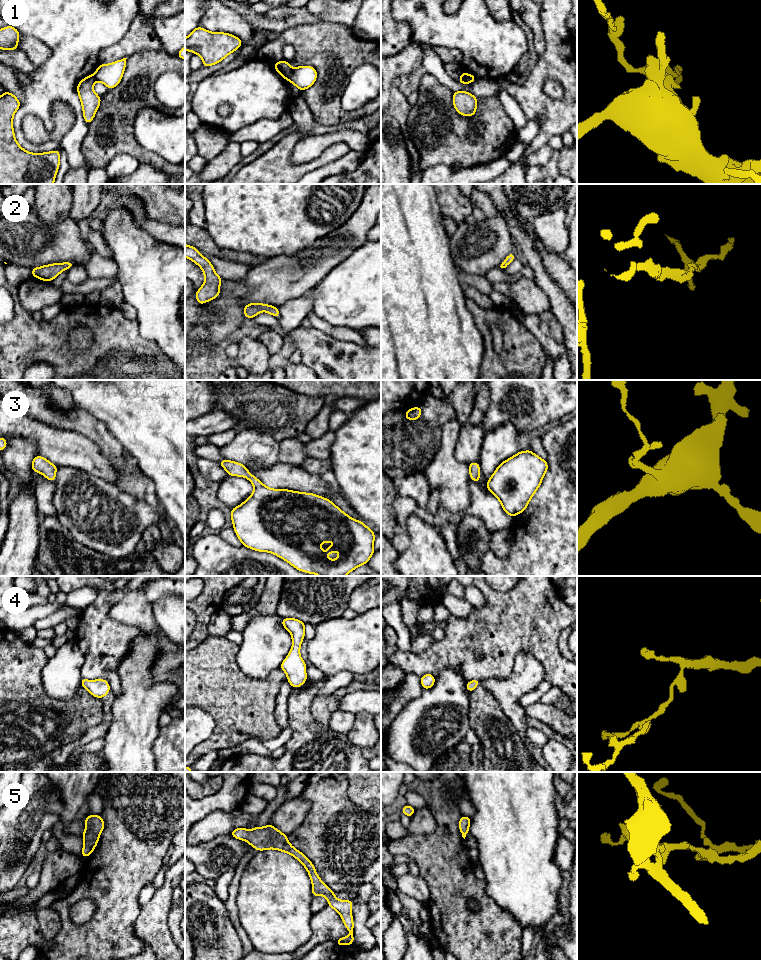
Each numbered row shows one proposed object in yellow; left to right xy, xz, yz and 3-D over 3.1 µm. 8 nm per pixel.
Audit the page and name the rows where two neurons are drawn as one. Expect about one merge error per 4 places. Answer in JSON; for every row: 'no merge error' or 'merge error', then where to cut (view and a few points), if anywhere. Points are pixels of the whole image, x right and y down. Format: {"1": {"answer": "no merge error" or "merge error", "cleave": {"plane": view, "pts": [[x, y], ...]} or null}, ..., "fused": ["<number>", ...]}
{"1": {"answer": "merge error", "cleave": {"plane": "xz", "pts": [[293, 69], [288, 79]]}}, "2": {"answer": "no merge error", "cleave": null}, "3": {"answer": "no merge error", "cleave": null}, "4": {"answer": "no merge error", "cleave": null}, "5": {"answer": "no merge error", "cleave": null}, "fused": ["1"]}

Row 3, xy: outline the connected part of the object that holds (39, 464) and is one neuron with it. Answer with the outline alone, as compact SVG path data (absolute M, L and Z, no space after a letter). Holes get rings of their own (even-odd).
M35 456L32 460L31 468L33 472L38 472L46 477L49 481L55 483L56 471L58 466L52 464L42 456Z

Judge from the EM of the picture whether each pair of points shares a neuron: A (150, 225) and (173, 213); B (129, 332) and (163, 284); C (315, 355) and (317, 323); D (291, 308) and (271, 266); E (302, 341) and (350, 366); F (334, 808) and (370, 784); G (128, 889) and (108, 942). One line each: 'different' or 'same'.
A: different
B: different
C: different
D: different
E: same
F: different
G: same

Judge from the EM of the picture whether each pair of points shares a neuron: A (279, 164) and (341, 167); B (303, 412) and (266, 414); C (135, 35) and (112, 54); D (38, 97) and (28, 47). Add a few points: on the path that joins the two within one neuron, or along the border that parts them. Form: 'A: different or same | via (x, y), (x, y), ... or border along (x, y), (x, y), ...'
A: different | border along (343, 155), (306, 173)
B: same | via (294, 412), (275, 412)
C: same | via (129, 41), (118, 51)
D: different | border along (43, 42), (49, 48), (50, 56), (38, 66)

